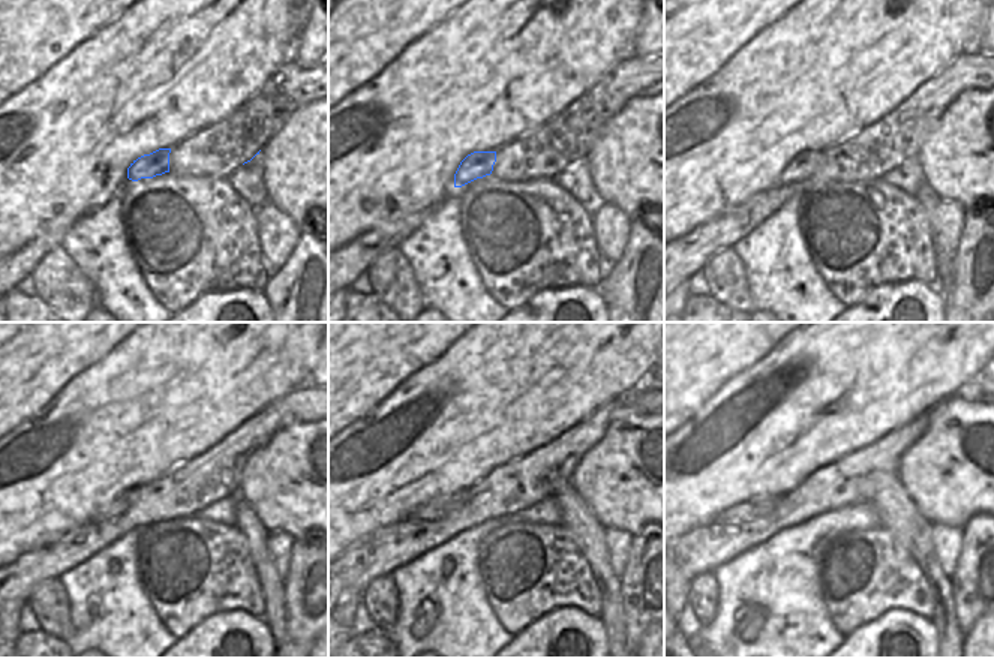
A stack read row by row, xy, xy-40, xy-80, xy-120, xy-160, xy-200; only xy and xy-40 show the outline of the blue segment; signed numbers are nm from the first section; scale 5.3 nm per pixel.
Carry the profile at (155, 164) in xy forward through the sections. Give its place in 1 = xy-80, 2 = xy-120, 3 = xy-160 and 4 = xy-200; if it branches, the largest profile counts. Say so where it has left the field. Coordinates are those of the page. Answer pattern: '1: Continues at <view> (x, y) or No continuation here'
1: Continues at xy-80 (805, 164)
2: Continues at xy-120 (122, 502)
3: Continues at xy-160 (435, 510)
4: Continues at xy-200 (757, 507).

